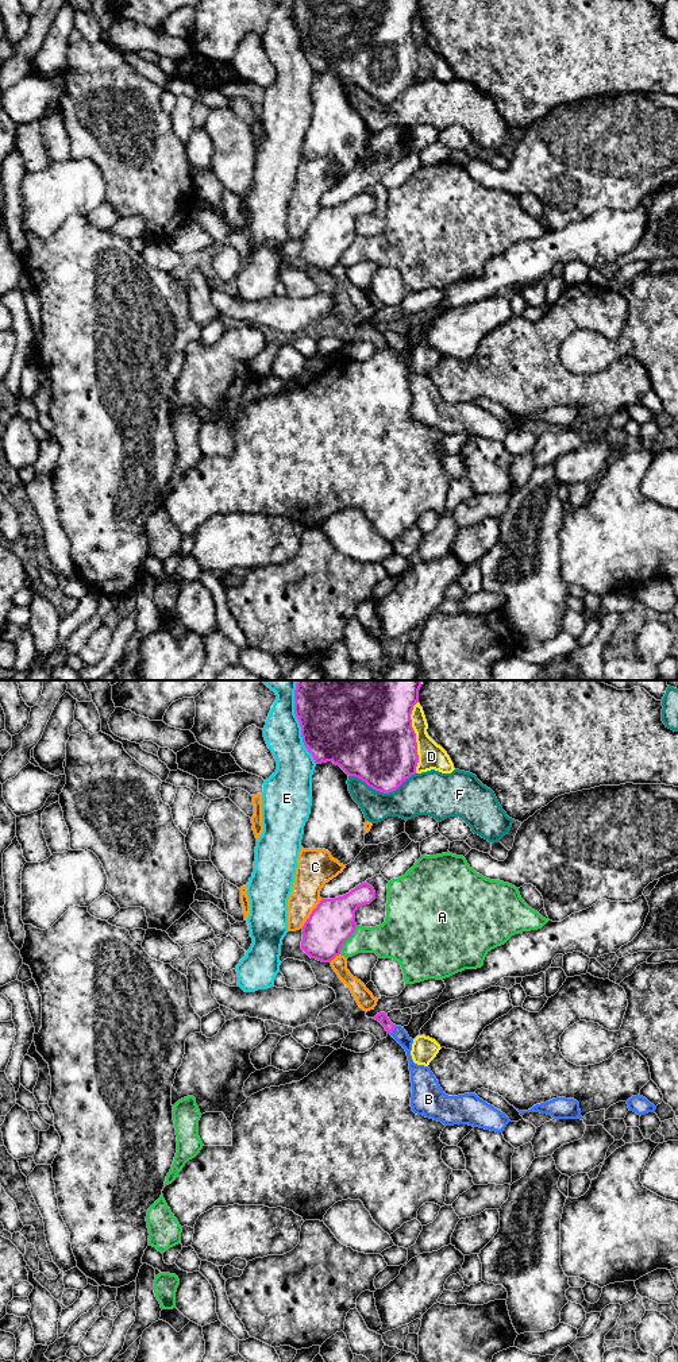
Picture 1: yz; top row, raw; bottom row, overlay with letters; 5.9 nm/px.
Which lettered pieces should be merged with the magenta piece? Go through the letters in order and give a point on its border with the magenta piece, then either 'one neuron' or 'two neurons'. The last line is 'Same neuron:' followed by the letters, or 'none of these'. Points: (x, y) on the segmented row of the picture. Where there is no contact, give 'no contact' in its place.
A: meets magenta in yz at (347, 938); two neurons
B: meets magenta in yz at (393, 1029); one neuron
C: meets magenta in yz at (312, 913); two neurons
D: meets magenta in yz at (415, 737); two neurons
E: meets magenta in yz at (299, 721); two neurons
F: meets magenta in yz at (381, 791); two neurons
Same neuron: B

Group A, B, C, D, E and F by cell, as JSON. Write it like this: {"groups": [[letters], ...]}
{"groups": [["A"], ["B"], ["C"], ["D"], ["E"], ["F"]]}

